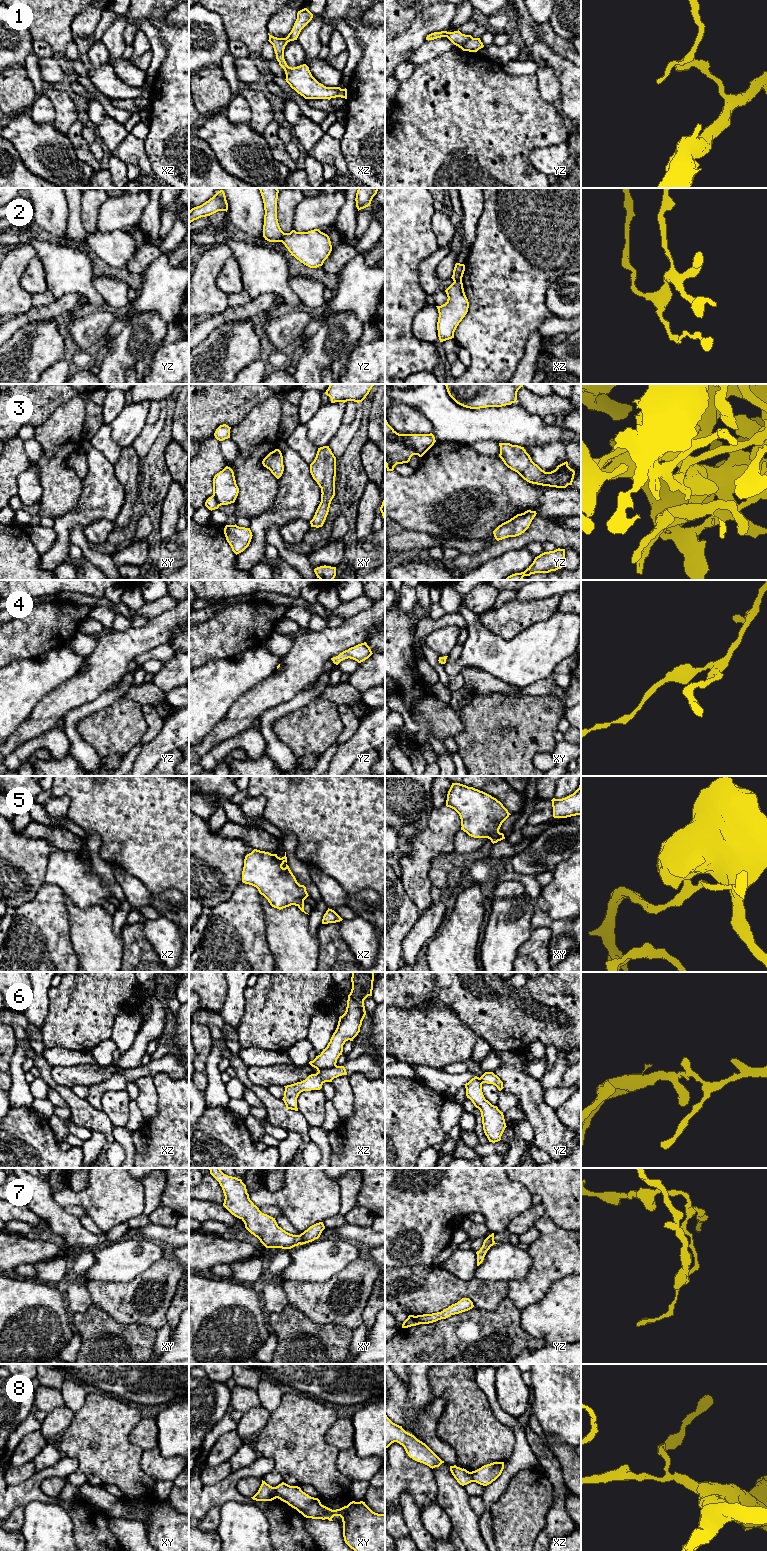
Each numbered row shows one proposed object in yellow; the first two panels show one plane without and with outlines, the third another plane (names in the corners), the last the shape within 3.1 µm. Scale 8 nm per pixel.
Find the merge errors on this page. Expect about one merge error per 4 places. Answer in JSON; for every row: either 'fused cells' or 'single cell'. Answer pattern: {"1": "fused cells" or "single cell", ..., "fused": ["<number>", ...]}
{"1": "single cell", "2": "fused cells", "3": "single cell", "4": "single cell", "5": "fused cells", "6": "fused cells", "7": "fused cells", "8": "fused cells", "fused": ["2", "5", "6", "7", "8"]}

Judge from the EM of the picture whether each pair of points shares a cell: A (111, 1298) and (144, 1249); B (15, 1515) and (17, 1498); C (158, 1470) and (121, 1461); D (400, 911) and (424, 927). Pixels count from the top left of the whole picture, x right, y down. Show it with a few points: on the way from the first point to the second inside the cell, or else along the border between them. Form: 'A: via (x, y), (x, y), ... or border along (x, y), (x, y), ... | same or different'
A: border along (143, 1270), (128, 1281), (98, 1281) | different
B: border along (22, 1506), (17, 1506), (10, 1513) | different
C: border along (142, 1451), (140, 1459), (141, 1469), (156, 1480) | different
D: border along (421, 912), (413, 927), (402, 941) | different

